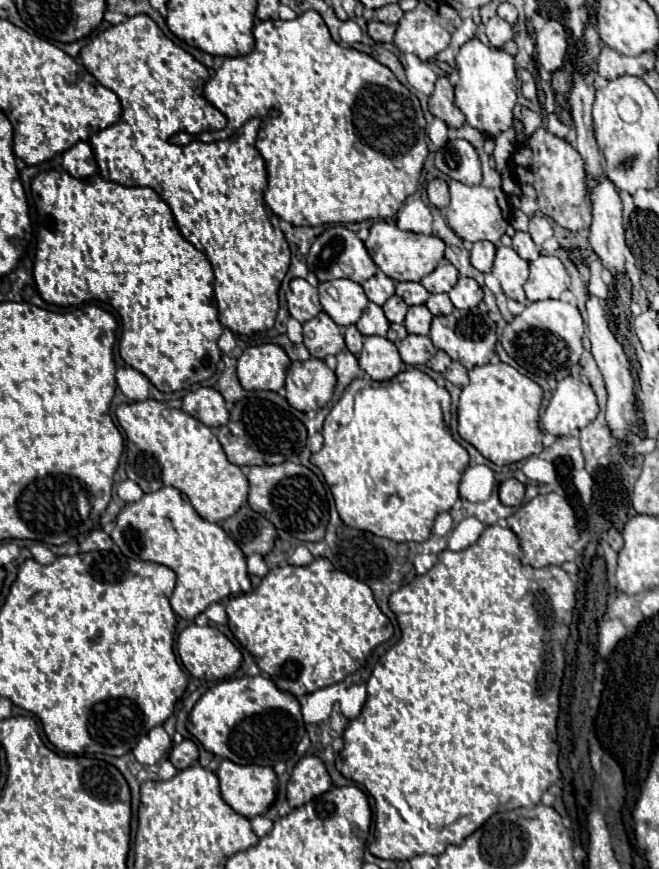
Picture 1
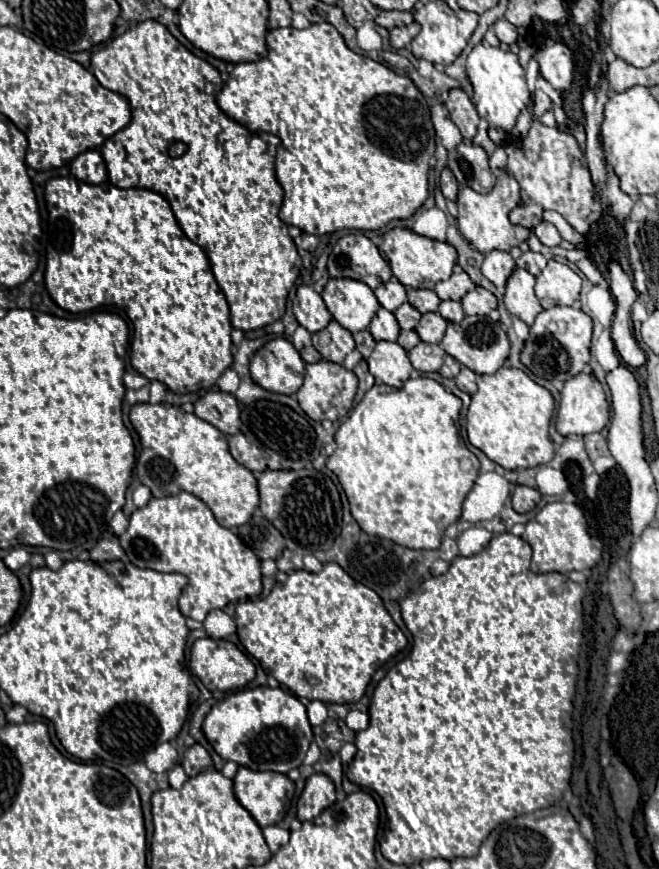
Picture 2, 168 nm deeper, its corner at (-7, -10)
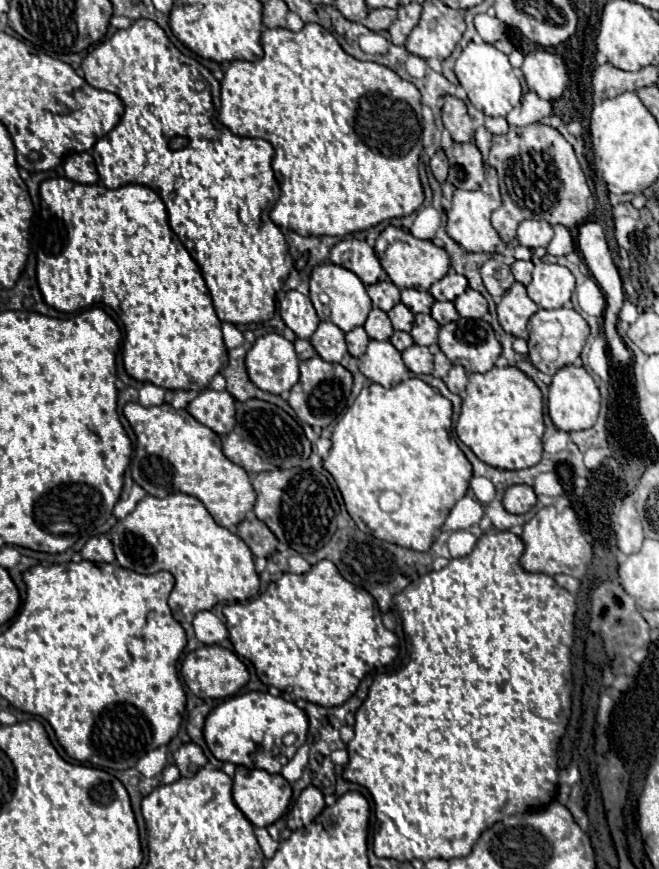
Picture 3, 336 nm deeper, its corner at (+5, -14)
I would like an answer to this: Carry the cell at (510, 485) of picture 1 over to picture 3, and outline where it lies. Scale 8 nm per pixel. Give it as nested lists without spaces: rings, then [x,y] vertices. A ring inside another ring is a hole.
[[[516,484],[510,486],[504,494],[504,508],[512,514],[526,514],[528,510],[534,508],[534,504],[536,504],[536,494],[532,486]]]

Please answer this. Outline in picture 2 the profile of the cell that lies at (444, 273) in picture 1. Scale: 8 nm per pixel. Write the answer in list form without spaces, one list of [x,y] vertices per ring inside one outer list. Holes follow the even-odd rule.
[[[456,266],[448,280],[438,282],[434,286],[434,292],[440,300],[460,300],[468,290],[472,290],[472,286],[474,282],[470,280],[470,276],[460,266]]]

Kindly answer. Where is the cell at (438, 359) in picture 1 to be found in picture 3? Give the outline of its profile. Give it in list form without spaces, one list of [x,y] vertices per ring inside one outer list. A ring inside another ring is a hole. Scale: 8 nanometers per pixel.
[[[436,352],[434,354],[434,372],[432,372],[432,376],[444,378],[450,368],[452,368],[452,362],[444,356],[444,352]]]

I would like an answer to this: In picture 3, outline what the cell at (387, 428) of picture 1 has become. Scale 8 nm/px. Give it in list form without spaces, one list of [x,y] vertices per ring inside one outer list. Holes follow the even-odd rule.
[[[416,376],[392,388],[384,388],[380,384],[370,384],[362,388],[356,402],[338,420],[332,432],[332,448],[324,464],[324,468],[334,476],[342,492],[348,514],[362,532],[418,552],[430,550],[434,536],[440,532],[448,512],[464,496],[472,478],[472,464],[458,448],[458,444],[450,442],[450,430],[452,402],[442,394],[434,392],[424,380]],[[384,490],[394,490],[400,494],[402,504],[398,510],[380,510],[378,496]]]

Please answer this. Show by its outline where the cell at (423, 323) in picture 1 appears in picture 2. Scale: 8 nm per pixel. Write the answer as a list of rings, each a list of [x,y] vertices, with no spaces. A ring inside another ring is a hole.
[[[430,312],[424,314],[420,324],[416,326],[416,334],[420,336],[422,342],[428,344],[440,344],[440,340],[444,338],[444,330],[446,330],[446,320],[438,314],[438,312]]]

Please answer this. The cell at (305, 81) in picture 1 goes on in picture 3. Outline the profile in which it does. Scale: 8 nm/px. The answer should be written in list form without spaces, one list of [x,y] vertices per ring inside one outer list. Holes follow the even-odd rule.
[[[306,24],[300,32],[292,32],[288,28],[274,28],[264,30],[262,34],[262,48],[264,56],[258,62],[246,62],[246,60],[234,60],[230,68],[224,74],[222,80],[222,108],[220,108],[220,122],[234,132],[236,136],[248,136],[248,138],[264,138],[274,148],[274,160],[272,168],[276,174],[276,180],[280,184],[280,198],[276,206],[270,212],[270,218],[284,228],[292,228],[302,236],[346,236],[358,230],[366,230],[370,226],[380,224],[382,220],[390,218],[402,218],[418,210],[418,206],[424,202],[424,190],[422,182],[418,178],[418,158],[422,152],[422,106],[420,106],[420,92],[412,82],[402,80],[394,70],[376,64],[376,62],[362,62],[354,56],[346,54],[338,40],[324,30],[320,24]]]

